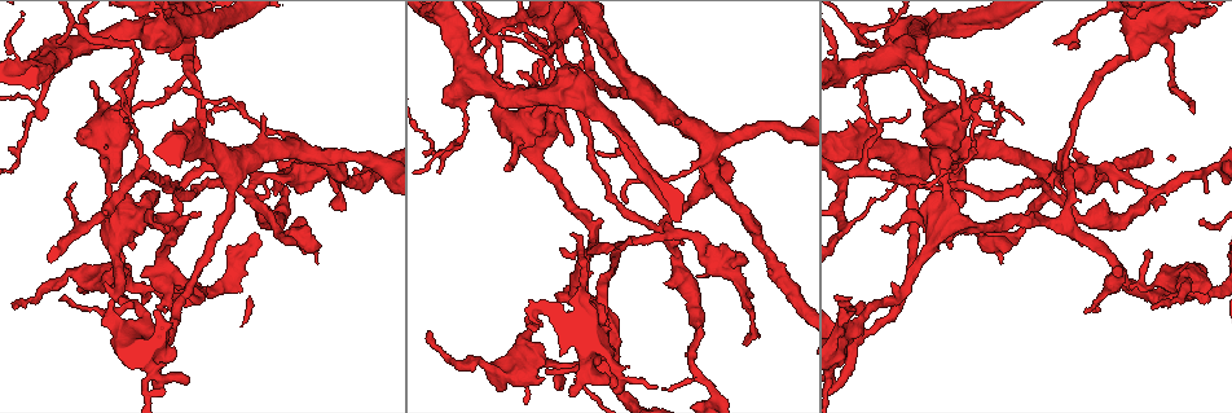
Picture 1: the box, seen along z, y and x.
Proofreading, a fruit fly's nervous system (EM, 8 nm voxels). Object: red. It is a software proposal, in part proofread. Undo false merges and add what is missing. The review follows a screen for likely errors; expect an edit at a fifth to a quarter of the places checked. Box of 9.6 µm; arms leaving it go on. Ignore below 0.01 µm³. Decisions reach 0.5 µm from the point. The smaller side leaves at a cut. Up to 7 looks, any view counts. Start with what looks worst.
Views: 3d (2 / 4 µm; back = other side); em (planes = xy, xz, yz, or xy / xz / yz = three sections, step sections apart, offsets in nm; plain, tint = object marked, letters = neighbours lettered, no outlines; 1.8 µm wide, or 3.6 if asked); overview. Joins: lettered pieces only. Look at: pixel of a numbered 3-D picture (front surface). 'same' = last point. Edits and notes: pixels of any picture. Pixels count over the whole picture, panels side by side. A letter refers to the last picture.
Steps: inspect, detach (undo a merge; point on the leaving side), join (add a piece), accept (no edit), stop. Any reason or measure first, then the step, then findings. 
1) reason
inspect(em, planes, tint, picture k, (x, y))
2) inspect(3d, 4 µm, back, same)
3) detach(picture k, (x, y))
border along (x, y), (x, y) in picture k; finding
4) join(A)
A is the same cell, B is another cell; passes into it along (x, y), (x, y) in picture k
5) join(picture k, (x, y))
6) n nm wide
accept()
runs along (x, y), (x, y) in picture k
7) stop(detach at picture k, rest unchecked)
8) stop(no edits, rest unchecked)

four arms meet
inspect(3d, 4 µm, picture 1, (535, 358))

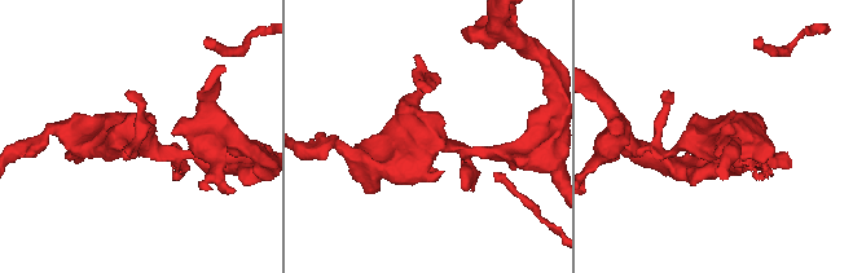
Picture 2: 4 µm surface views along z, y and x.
4 arms; now the EM
inspect(em, xy, step 8, tint, picture 2, (426, 140))

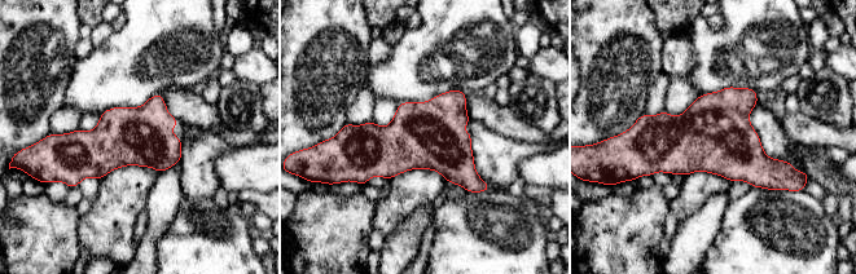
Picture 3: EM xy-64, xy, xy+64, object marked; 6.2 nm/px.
inspect(em, xy, step 8, letters, same)

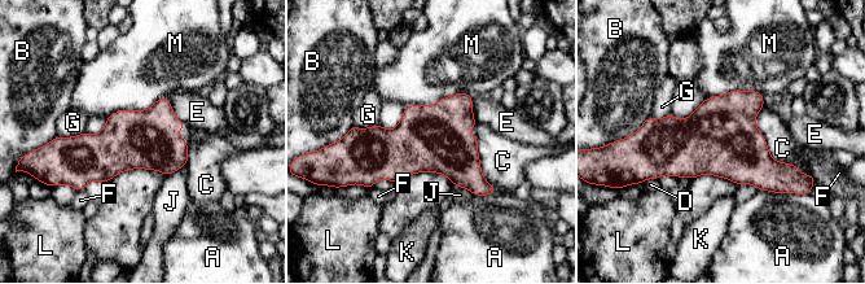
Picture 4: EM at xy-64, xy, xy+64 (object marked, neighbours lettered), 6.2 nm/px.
360 nm wide
accept()
A, B, C, D, E, F, G, J, K, L and M are other cells; border along (471, 96), (456, 92), (404, 106) in picture 4; all the same neuron

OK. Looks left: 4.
thin arm on a thick one
inspect(3d, 4 µm, picture 1, (1158, 28))

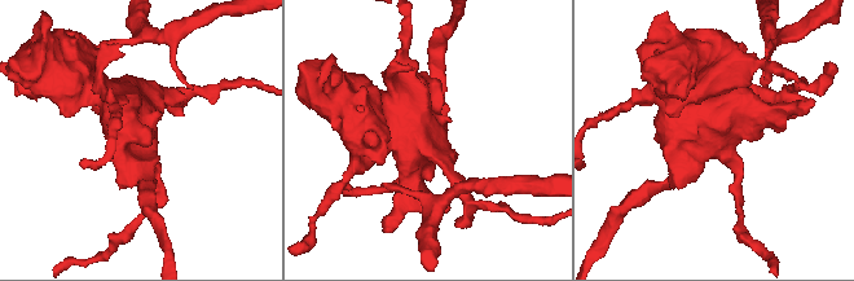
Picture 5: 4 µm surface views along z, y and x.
inspect(em, planes, letters, picture 5, (433, 134))

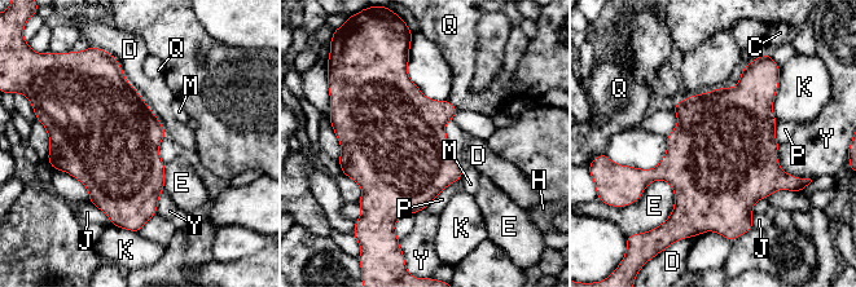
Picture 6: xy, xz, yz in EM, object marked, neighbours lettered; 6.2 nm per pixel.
600 nm wide
accept()
C, D, E, H, J, K, M, P, Q and Y are other cells; border along (461, 179), (446, 186), (424, 208) in picture 6; all the same neuron

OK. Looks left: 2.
free end
inspect(3d, 4 µm, picture 1, (989, 80))

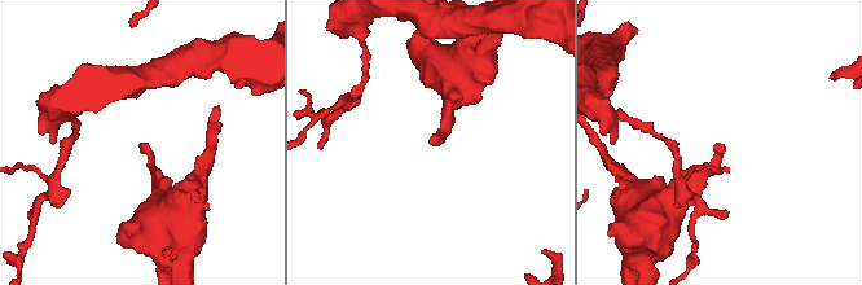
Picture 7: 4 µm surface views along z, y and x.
inspect(em, planes, letters, picture 7, (140, 143))

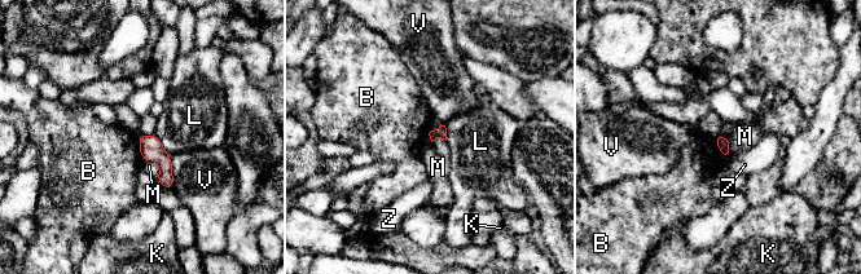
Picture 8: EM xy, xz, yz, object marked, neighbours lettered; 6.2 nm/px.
V touches over 200 nm
accept()
B, K, L, M, V and Z are other cells; border along (712, 137), (719, 151), (726, 158) in picture 8; no lettered piece goes on from it

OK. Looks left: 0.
stop(no edits, rest unchecked)

